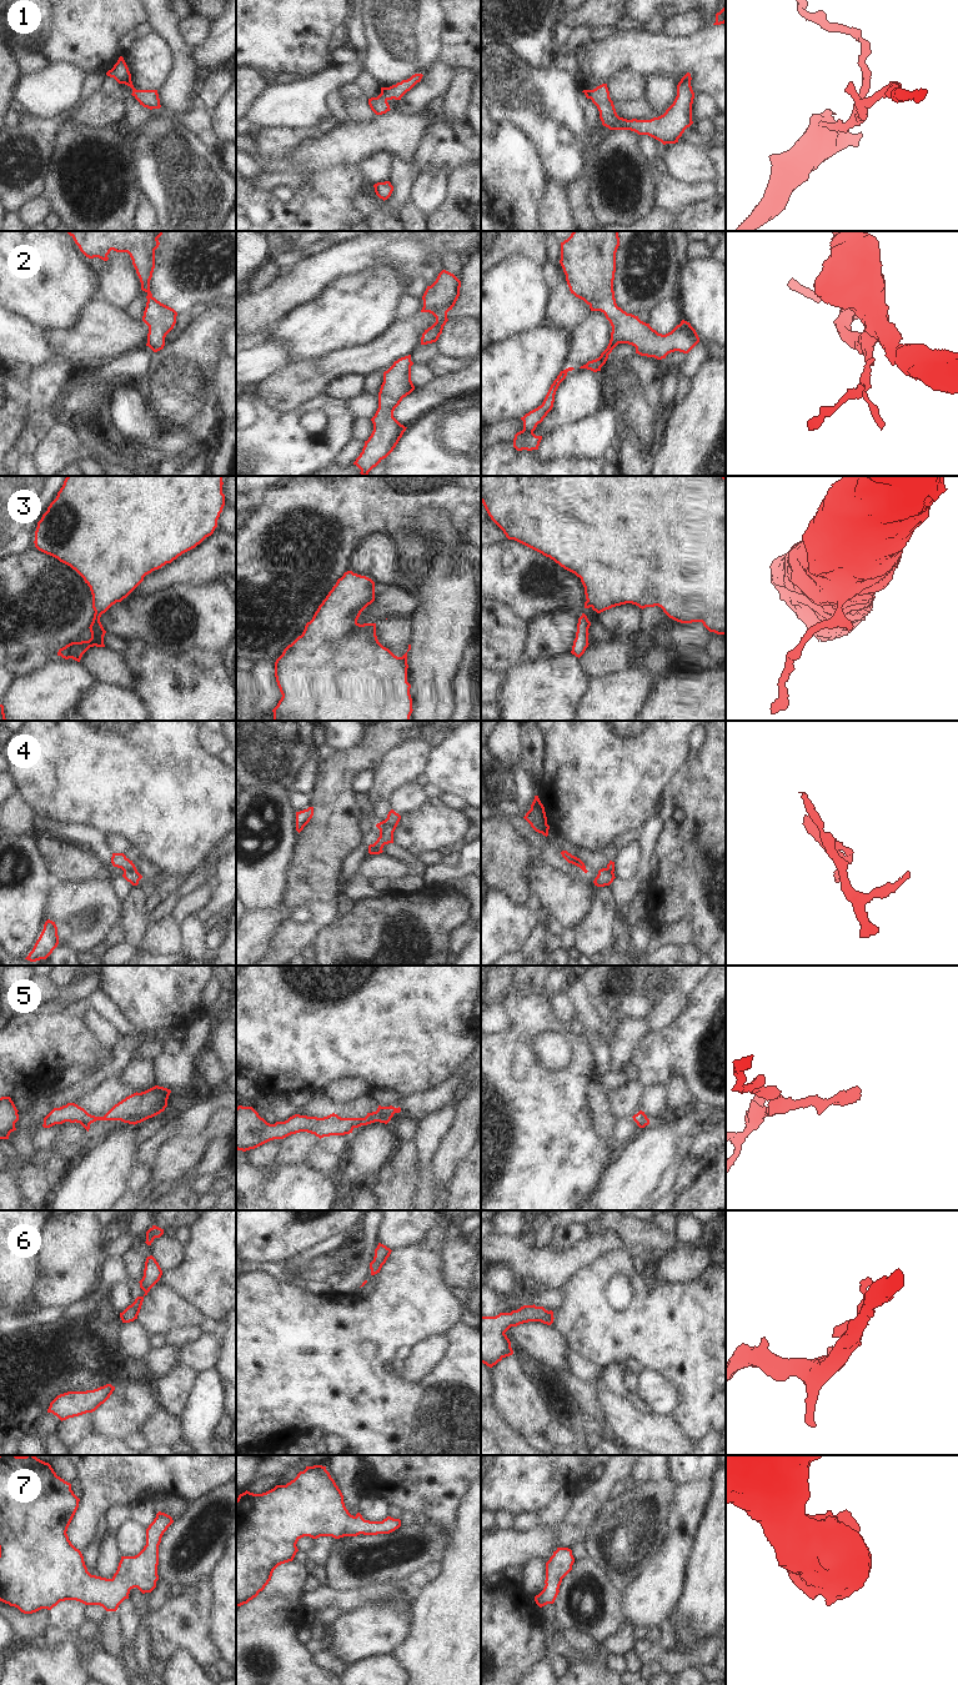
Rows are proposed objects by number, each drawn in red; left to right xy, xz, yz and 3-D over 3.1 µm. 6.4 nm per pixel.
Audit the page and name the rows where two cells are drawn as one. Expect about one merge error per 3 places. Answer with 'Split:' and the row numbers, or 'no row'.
Split: 4

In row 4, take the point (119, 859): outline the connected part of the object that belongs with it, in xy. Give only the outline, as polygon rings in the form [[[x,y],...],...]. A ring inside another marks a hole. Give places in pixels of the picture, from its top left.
[[[112,853],[111,863],[114,867],[122,871],[137,871],[132,861],[130,861],[124,853]]]

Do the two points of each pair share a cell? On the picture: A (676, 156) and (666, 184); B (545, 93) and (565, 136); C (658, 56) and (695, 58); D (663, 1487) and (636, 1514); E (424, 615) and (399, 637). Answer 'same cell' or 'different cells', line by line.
A: different cells
B: same cell
C: same cell
D: same cell
E: different cells

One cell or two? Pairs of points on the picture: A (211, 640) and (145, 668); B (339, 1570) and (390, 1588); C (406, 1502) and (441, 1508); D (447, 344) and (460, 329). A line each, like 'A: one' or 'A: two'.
A: two
B: two
C: one
D: one

